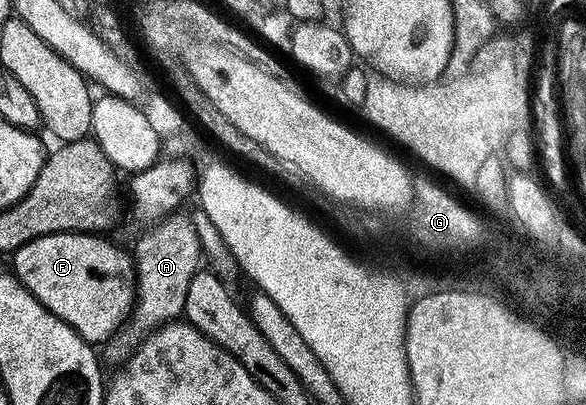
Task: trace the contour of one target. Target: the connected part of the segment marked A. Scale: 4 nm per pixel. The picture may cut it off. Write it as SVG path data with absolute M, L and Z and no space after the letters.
M173 213L153 223L136 243L134 262L136 264L136 300L127 323L103 344L102 355L105 360L123 364L124 360L136 350L142 340L152 334L157 327L179 320L186 305L186 289L190 281L202 267L200 238L195 222L181 213Z

